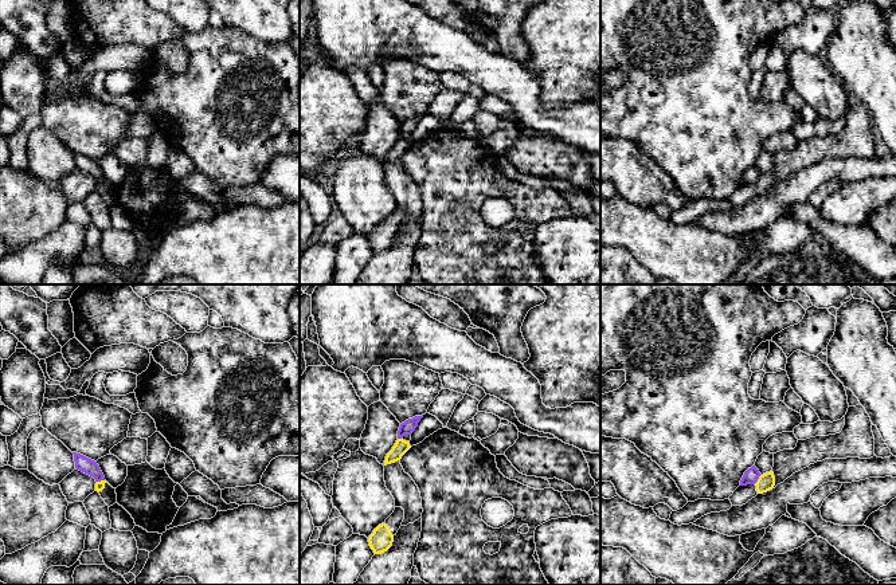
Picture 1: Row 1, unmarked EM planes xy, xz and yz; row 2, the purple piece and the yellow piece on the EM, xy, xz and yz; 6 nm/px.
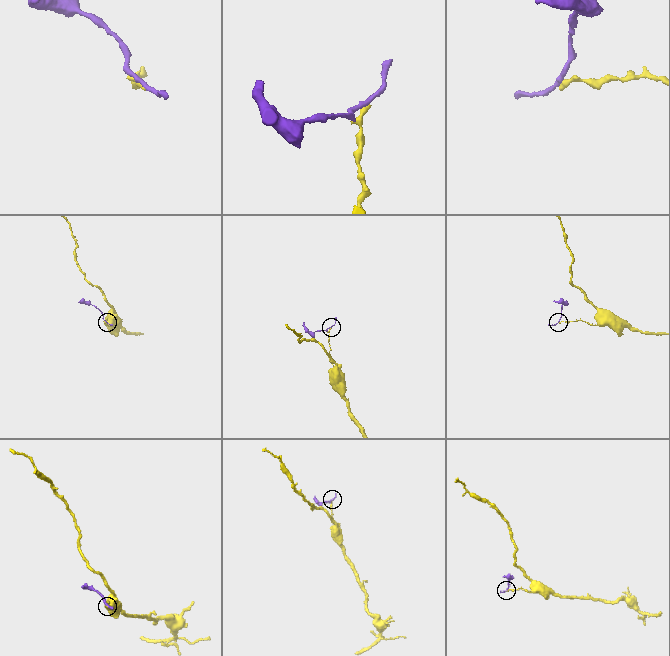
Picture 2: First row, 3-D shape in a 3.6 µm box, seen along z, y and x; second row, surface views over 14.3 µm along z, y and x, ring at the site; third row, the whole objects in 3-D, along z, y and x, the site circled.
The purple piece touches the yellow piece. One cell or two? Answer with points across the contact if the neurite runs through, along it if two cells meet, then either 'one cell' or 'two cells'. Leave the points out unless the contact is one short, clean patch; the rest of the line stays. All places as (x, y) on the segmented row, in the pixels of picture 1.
border along yz (760, 474), (754, 483); two cells

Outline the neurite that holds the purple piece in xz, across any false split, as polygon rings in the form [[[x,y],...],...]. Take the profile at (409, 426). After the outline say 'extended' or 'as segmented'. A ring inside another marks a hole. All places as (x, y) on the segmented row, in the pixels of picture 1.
[[[415,416],[412,419],[406,420],[404,423],[400,424],[399,431],[398,431],[398,439],[402,439],[404,435],[411,435],[415,428],[418,427],[418,423],[420,421],[422,416]]] | as segmented

